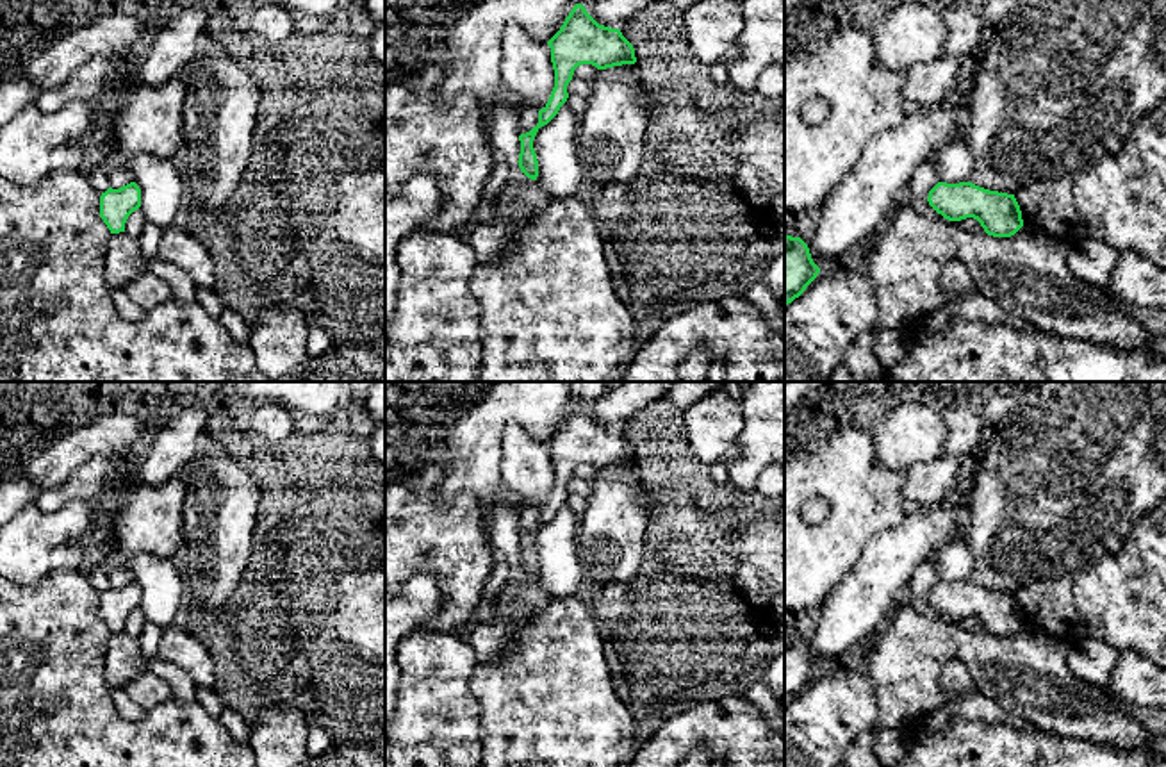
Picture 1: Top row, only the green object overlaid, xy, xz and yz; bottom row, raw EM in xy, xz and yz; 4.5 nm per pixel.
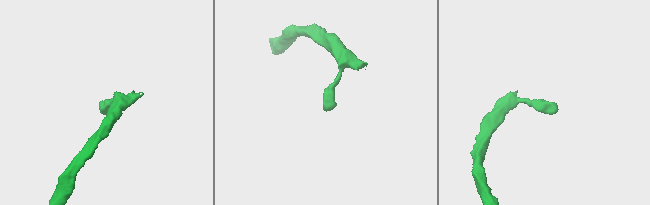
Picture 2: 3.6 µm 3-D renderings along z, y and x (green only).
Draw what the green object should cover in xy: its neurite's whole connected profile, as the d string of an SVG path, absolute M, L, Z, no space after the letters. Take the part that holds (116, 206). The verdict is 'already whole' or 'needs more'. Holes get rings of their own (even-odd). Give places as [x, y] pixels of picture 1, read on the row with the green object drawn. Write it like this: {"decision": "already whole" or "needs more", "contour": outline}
{"decision": "already whole", "contour": "M130 182L119 189L109 187L100 196L100 218L111 234L125 232L128 216L141 207L141 189Z"}

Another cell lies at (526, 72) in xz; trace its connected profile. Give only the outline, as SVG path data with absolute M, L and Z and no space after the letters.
M517 25L501 34L501 89L522 107L544 109L554 87L547 43L533 39Z

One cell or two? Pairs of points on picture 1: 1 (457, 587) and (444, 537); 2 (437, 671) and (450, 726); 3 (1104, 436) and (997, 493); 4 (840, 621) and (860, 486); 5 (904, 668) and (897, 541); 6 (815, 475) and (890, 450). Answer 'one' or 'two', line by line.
1: one
2: one
3: one
4: two
5: two
6: two

